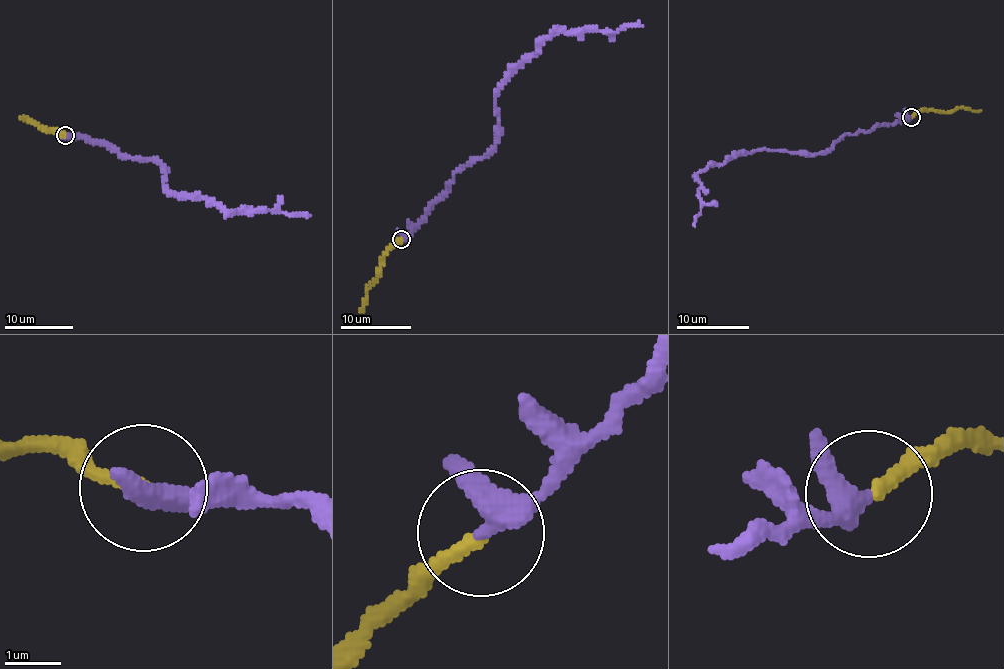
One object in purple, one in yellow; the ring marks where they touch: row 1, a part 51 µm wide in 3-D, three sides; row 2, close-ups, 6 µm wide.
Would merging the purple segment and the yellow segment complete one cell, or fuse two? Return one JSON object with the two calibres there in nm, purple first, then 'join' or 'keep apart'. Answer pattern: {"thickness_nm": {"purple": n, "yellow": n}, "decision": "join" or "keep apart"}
{"thickness_nm": {"purple": 320, "yellow": 240}, "decision": "join"}

